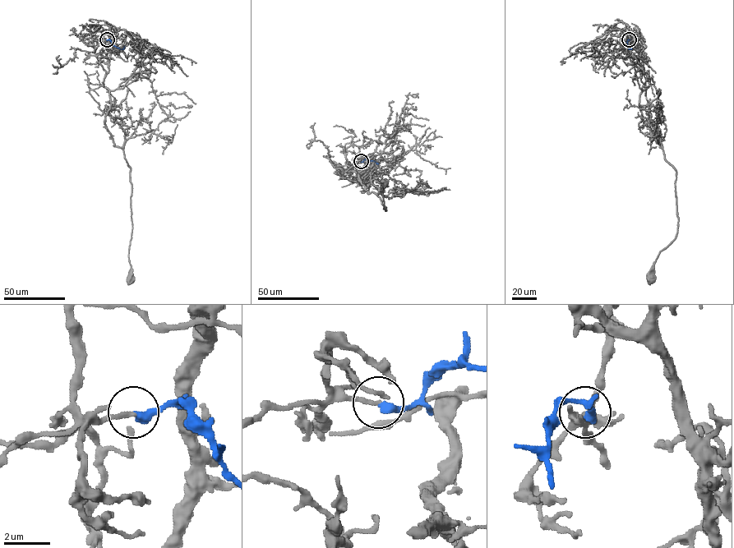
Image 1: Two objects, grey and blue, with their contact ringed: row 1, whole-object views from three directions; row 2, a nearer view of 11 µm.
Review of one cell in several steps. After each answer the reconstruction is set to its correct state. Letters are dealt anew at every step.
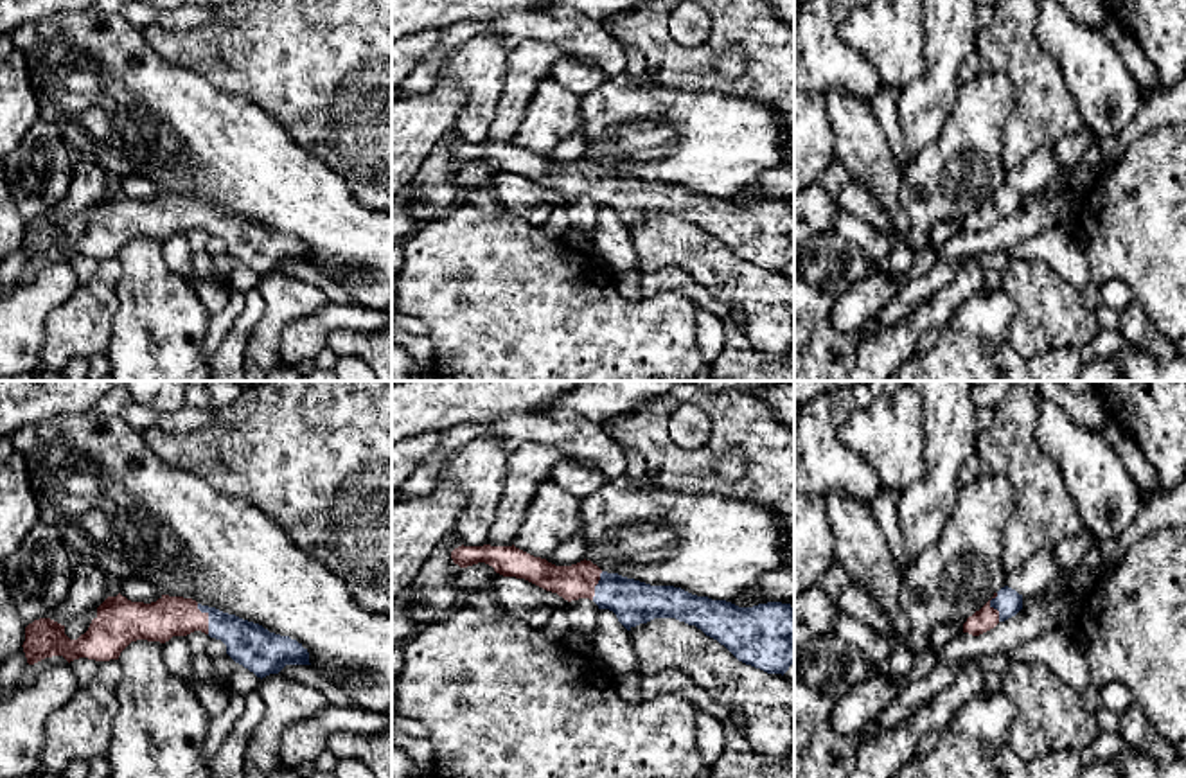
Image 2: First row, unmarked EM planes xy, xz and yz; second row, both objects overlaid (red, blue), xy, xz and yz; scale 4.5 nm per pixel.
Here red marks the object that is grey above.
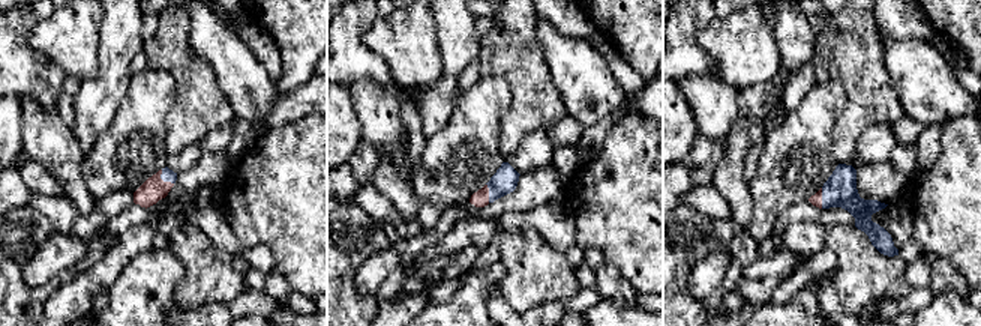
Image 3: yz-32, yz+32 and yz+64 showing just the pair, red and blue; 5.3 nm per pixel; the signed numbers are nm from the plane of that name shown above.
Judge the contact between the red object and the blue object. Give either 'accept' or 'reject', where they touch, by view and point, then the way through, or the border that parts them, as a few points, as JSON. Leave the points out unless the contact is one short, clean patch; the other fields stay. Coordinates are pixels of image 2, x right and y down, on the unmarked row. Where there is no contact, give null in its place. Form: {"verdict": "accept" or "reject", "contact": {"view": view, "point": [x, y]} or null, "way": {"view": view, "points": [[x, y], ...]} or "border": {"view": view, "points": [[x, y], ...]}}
{"verdict": "accept", "contact": {"view": "xy", "point": [207, 216]}, "way": {"view": "xy", "points": [[168, 214], [207, 216], [229, 225], [248, 241]]}}

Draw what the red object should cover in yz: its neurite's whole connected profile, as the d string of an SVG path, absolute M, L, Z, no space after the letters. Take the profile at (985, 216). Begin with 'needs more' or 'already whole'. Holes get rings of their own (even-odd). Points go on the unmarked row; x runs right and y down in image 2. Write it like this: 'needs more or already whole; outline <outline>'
needs more; outline M1005 183L963 221L963 230L979 234L1022 207L1022 192Z

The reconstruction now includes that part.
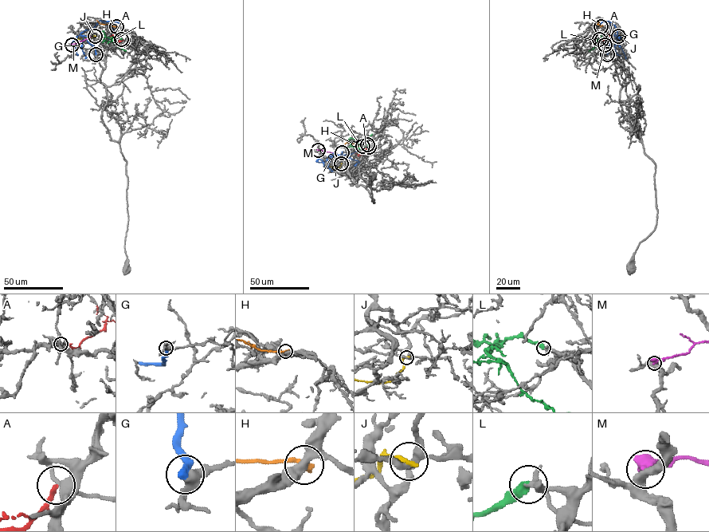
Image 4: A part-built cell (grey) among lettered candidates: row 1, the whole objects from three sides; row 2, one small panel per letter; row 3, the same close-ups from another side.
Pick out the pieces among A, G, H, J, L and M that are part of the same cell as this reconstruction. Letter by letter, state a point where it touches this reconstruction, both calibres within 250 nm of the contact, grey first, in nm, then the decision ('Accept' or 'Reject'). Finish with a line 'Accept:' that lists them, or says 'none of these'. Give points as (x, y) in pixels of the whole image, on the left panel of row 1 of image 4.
A: Touches grey at (123, 40). Thickness 360 nm (grey) against 240 nm. Reject
G: Touches grey at (95, 54). Thickness 380 nm (grey) against 460 nm. Reject
H: Touches grey at (116, 26). Thickness 480 nm (grey) against 320 nm. Reject
J: Touches grey at (95, 36). Thickness 280 nm (grey) against 240 nm. Reject
L: Touches grey at (121, 39). Thickness 340 nm (grey) against 480 nm. Accept
M: Touches grey at (72, 45). Thickness 460 nm (grey) against 650 nm. Reject
Accept: L

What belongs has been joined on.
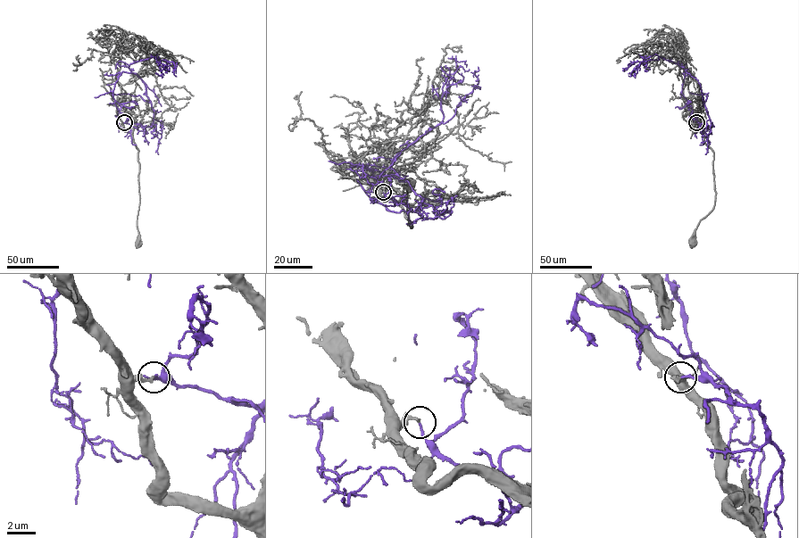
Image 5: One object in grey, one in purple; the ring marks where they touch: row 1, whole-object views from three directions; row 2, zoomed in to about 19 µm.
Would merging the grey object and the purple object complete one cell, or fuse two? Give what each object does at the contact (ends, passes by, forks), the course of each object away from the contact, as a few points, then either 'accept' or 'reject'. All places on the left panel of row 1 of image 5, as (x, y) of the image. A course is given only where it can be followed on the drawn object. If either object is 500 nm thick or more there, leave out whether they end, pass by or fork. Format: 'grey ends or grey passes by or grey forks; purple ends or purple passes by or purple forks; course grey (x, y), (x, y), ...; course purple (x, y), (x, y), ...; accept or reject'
grey ends; purple ends; course grey (124, 122), (124, 130), (132, 134), (138, 150), (140, 204), (137, 227), (139, 243); course purple (124, 122), (149, 127), (153, 119), (145, 84), (129, 66), (157, 54), (156, 62), (163, 69), (169, 67); reject

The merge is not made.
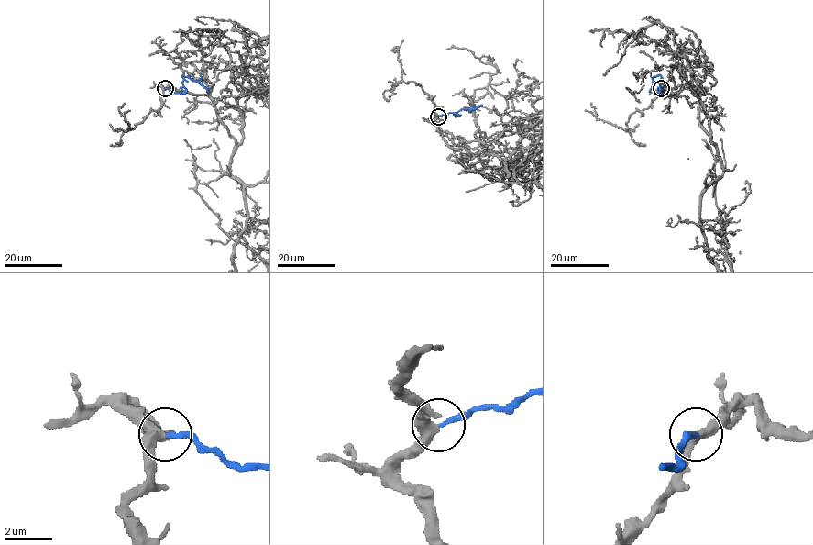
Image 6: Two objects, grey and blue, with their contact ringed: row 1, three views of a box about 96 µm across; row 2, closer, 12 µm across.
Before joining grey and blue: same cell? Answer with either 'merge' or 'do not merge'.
merge

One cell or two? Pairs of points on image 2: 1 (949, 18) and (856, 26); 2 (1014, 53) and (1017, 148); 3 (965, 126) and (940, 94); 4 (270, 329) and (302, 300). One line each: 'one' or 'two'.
1: two
2: one
3: two
4: one

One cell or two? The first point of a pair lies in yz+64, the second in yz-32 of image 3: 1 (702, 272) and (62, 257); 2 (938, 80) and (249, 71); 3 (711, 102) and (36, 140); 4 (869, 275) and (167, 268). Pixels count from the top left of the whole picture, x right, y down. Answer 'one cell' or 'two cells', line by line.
1: one cell
2: one cell
3: one cell
4: two cells

